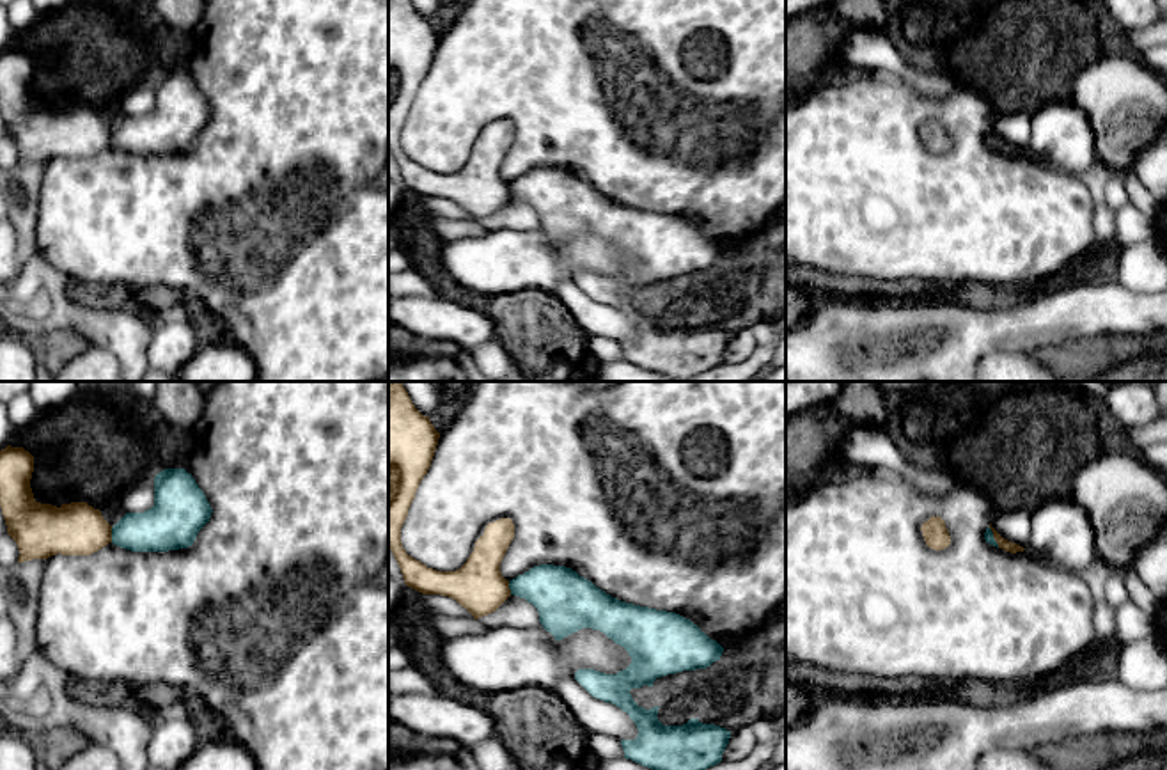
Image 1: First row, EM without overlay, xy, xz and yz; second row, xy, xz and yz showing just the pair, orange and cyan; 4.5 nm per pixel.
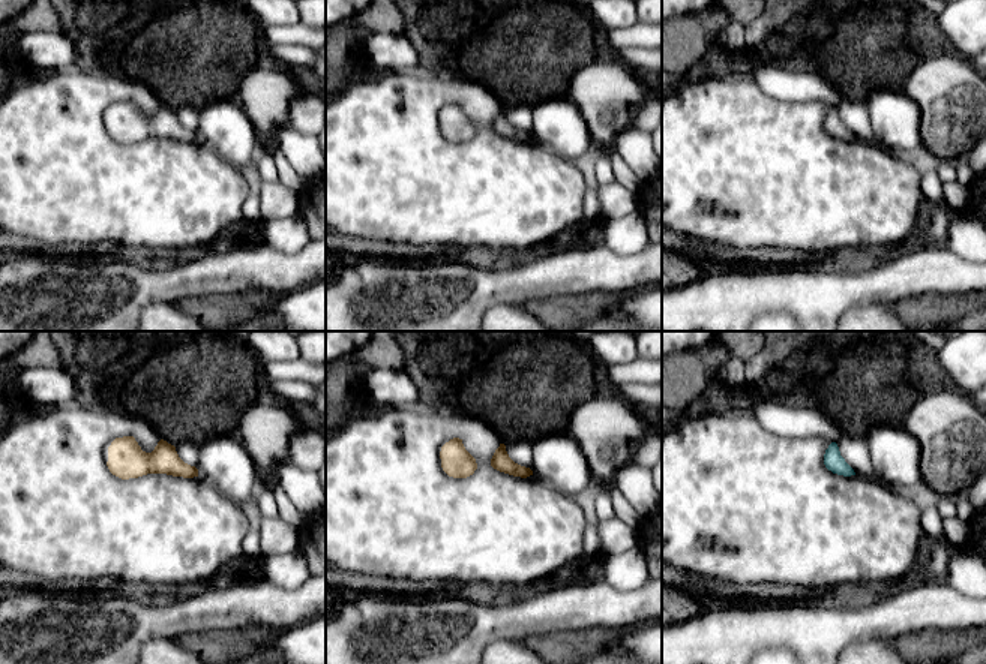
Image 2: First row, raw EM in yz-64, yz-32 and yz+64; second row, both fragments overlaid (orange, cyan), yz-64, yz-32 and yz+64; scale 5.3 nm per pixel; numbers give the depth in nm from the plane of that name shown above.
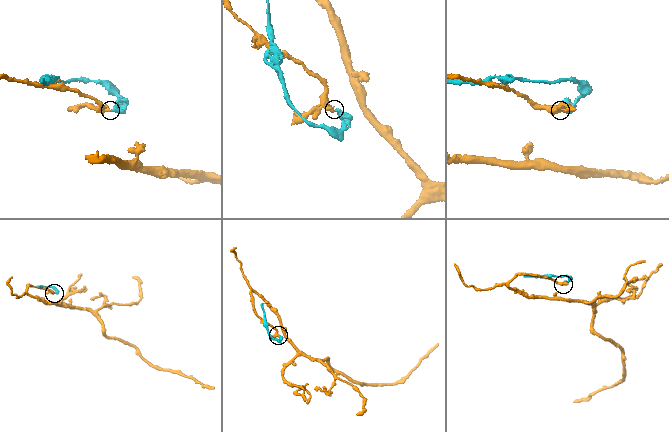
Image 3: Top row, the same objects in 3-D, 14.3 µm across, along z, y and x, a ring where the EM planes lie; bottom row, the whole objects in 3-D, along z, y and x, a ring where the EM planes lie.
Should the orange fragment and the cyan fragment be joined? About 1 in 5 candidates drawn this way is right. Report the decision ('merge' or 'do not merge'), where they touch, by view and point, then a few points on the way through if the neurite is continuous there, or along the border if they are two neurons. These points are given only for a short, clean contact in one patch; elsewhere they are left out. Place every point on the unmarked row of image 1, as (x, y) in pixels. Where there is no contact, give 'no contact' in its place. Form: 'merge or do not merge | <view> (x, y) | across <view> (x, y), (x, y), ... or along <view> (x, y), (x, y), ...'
do not merge | xy (110, 137)

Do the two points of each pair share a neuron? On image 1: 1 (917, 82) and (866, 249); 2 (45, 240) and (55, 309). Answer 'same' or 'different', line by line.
1: different
2: different

